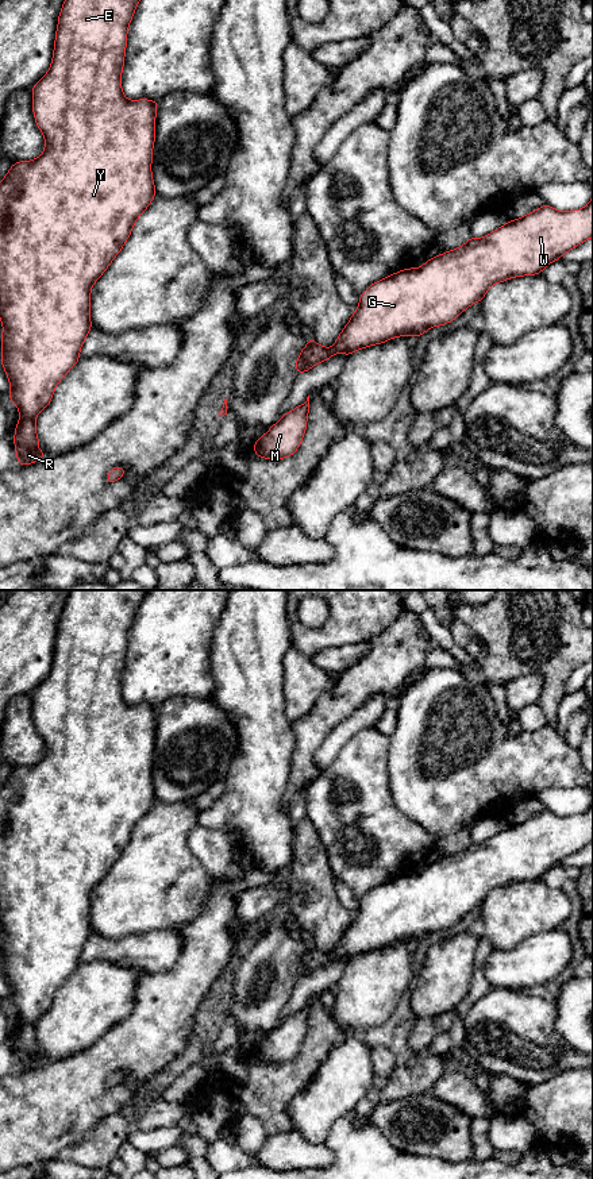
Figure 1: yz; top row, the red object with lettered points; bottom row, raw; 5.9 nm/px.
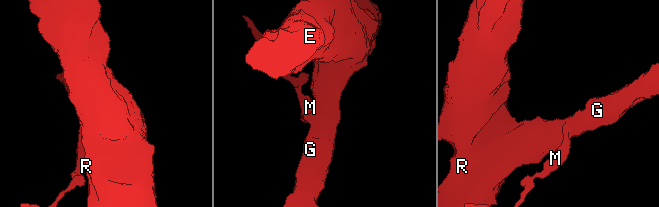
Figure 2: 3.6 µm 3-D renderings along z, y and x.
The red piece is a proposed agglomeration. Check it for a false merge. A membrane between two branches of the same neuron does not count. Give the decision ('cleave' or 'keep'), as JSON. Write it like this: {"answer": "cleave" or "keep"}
{"answer": "cleave"}

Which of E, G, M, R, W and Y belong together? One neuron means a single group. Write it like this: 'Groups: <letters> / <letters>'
Groups: E G R W Y / M

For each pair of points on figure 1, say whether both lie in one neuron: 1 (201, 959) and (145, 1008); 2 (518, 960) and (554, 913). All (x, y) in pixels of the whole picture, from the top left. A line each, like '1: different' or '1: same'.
1: same
2: different

